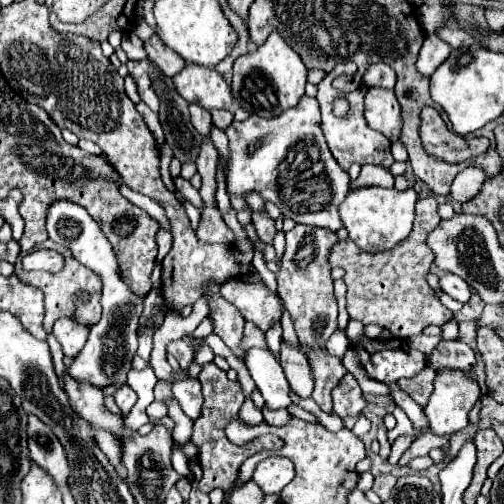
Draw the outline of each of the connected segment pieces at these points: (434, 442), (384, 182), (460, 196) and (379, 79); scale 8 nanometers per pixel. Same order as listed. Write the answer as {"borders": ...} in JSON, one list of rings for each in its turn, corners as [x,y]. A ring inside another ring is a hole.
{"borders":[[[[421,435],[419,439],[417,439],[417,445],[411,445],[403,455],[401,455],[401,459],[399,459],[399,463],[397,465],[401,465],[401,467],[405,467],[405,465],[409,465],[409,461],[411,459],[415,459],[415,457],[419,457],[419,455],[427,455],[429,453],[429,449],[433,449],[433,447],[443,447],[445,443],[449,441],[449,437],[435,437],[435,435]]],[[[365,164],[361,167],[359,177],[351,181],[350,188],[356,189],[368,186],[393,187],[395,179],[389,173],[389,169],[383,169],[379,165]]],[[[467,167],[463,169],[455,181],[453,181],[453,187],[451,187],[451,199],[457,201],[459,205],[471,201],[479,191],[481,191],[481,185],[485,181],[483,177],[483,169],[477,169],[477,167]]],[[[373,63],[367,67],[363,81],[369,87],[393,89],[395,87],[395,71],[387,63]]]]}

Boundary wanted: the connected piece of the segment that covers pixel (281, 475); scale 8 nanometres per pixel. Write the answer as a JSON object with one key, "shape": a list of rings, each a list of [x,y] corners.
{"shape":[[[273,455],[263,459],[255,467],[251,481],[255,481],[265,495],[273,495],[273,493],[279,493],[287,483],[291,483],[293,477],[295,477],[293,463],[289,459]]]}

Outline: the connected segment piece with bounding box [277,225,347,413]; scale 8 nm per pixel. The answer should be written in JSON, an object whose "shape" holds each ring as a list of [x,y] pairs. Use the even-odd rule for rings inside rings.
{"shape":[[[297,225],[293,231],[285,233],[285,241],[285,253],[279,263],[281,271],[277,275],[277,295],[281,297],[285,309],[293,319],[299,341],[311,349],[307,353],[307,359],[315,383],[313,399],[325,413],[333,413],[331,391],[347,373],[343,361],[325,351],[325,341],[337,329],[337,301],[333,297],[333,279],[329,265],[329,253],[331,247],[337,243],[337,235],[329,229]]]}

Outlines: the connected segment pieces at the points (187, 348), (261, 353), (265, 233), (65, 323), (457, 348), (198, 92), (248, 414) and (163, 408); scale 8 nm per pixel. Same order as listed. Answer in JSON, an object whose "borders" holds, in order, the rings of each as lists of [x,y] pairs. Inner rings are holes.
{"borders":[[[[183,339],[173,341],[173,343],[167,347],[167,351],[177,357],[177,361],[179,361],[179,365],[181,365],[183,371],[187,371],[187,367],[193,363],[193,347],[191,347],[191,343],[187,343],[187,341],[183,341]]],[[[251,347],[249,351],[245,351],[243,361],[245,361],[257,389],[261,391],[267,407],[279,409],[279,407],[287,407],[291,403],[289,383],[285,379],[285,373],[283,373],[277,357],[273,357],[267,349]]],[[[261,211],[261,213],[253,213],[253,225],[257,229],[257,235],[263,243],[271,243],[273,241],[273,235],[277,233],[275,229],[275,221],[267,215],[267,211]]],[[[63,317],[63,319],[55,321],[51,333],[61,343],[63,355],[65,357],[75,357],[83,349],[83,345],[87,343],[89,329],[85,329],[83,325],[77,325],[69,317]]],[[[441,341],[427,361],[429,361],[429,367],[433,369],[447,367],[447,369],[473,371],[477,365],[475,351],[463,341]]],[[[187,63],[181,73],[173,77],[175,89],[187,103],[197,103],[203,109],[229,109],[233,95],[225,79],[211,67]]],[[[245,399],[245,405],[241,407],[239,417],[241,417],[245,423],[249,421],[251,425],[253,425],[253,423],[259,423],[259,419],[263,419],[263,417],[261,417],[261,409],[257,409],[251,399]]],[[[153,401],[149,407],[147,407],[147,415],[151,421],[155,419],[161,419],[167,415],[167,405],[165,403],[159,403],[159,401]]]]}

